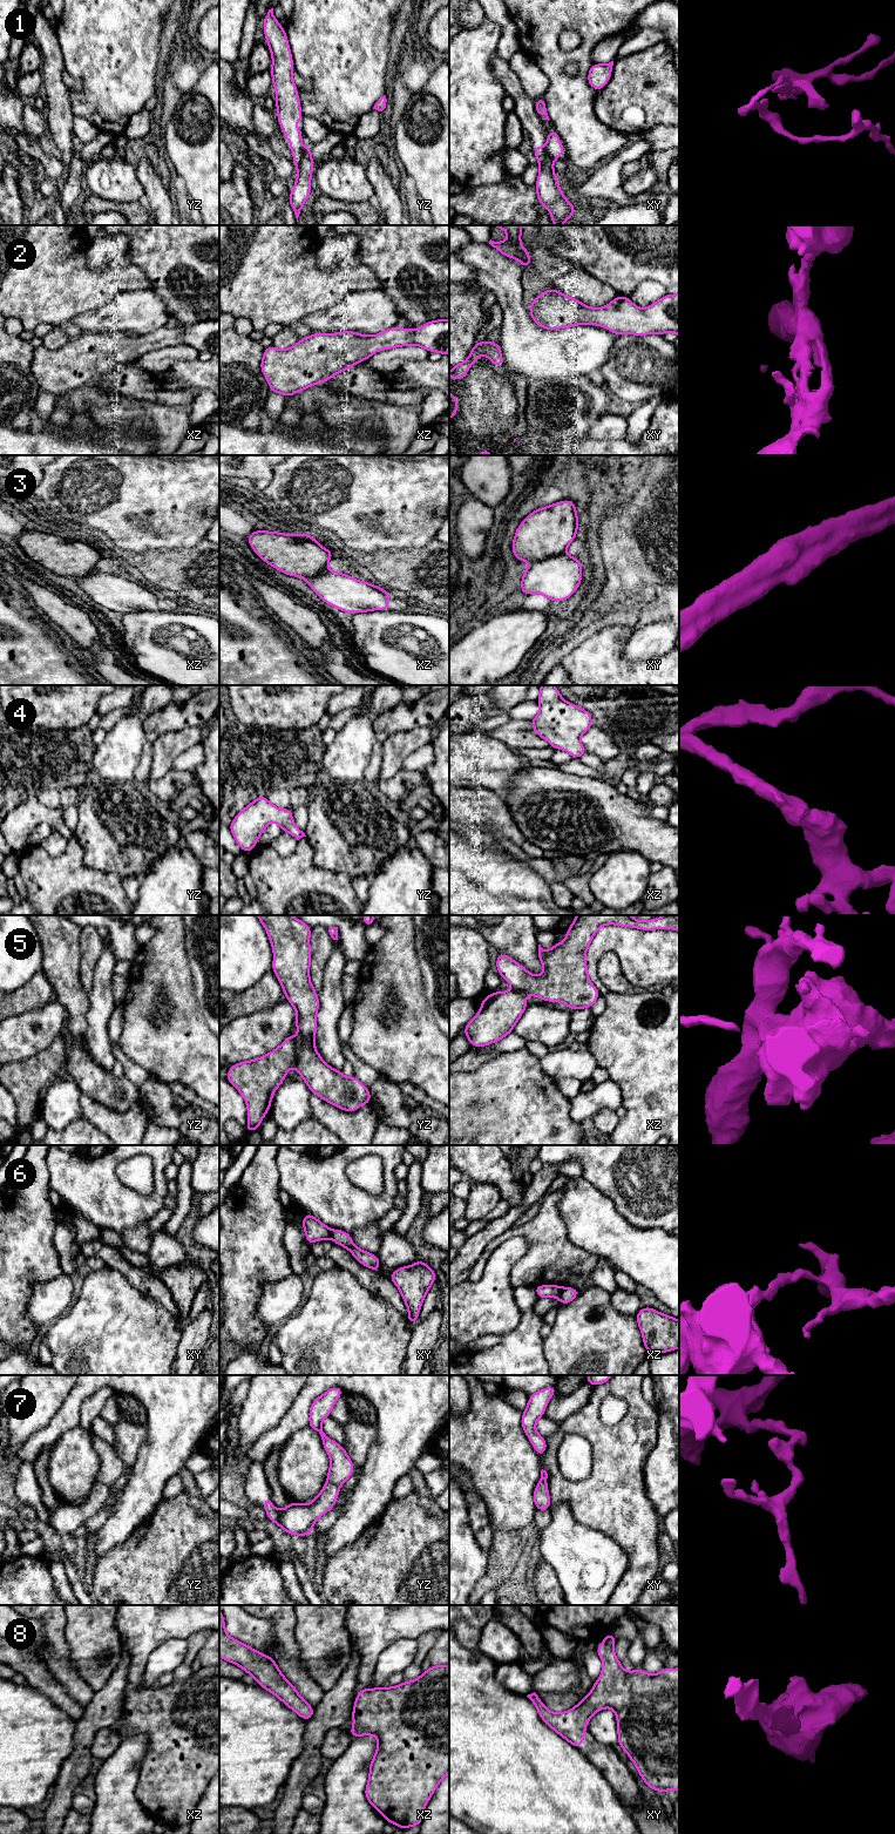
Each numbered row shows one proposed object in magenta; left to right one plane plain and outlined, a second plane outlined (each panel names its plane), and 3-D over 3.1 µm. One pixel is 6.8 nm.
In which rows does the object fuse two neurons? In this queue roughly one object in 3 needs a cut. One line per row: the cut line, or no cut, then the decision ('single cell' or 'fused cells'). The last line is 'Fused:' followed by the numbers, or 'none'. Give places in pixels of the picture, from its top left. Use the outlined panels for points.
1: cut yz (304, 148), (297, 166); fused cells
2: cut none; single cell
3: cut xy (564, 552), (535, 560), (530, 563); fused cells
4: cut none; single cell
5: cut yz (298, 1037), (295, 1063); fused cells
6: cut xz (562, 1287), (558, 1296); fused cells
7: cut yz (327, 1481), (338, 1487); fused cells
8: cut none; single cell
Fused: 1, 3, 5, 6, 7

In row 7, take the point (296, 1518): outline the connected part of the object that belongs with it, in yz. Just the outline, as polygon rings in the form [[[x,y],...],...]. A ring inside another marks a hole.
[[[326,1482],[318,1496],[308,1504],[290,1502],[283,1510],[277,1510],[271,1496],[264,1498],[263,1504],[267,1520],[274,1522],[287,1534],[308,1536],[312,1534],[314,1522],[330,1511],[339,1496],[339,1487]]]

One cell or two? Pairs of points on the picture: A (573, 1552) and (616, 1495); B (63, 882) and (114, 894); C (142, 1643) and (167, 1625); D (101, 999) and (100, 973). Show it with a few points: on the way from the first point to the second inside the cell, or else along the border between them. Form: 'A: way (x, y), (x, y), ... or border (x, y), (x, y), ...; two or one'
A: border (570, 1510), (577, 1522), (608, 1535), (615, 1542); two
B: way (76, 887), (101, 892); one
C: way (148, 1637), (161, 1625); one
D: way (101, 993), (101, 979); one

